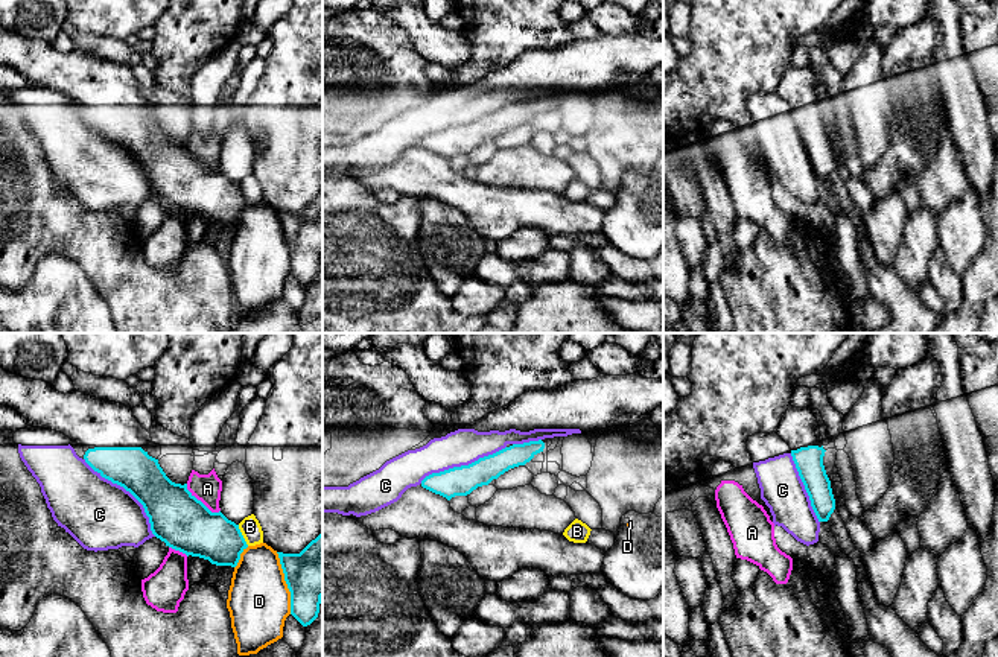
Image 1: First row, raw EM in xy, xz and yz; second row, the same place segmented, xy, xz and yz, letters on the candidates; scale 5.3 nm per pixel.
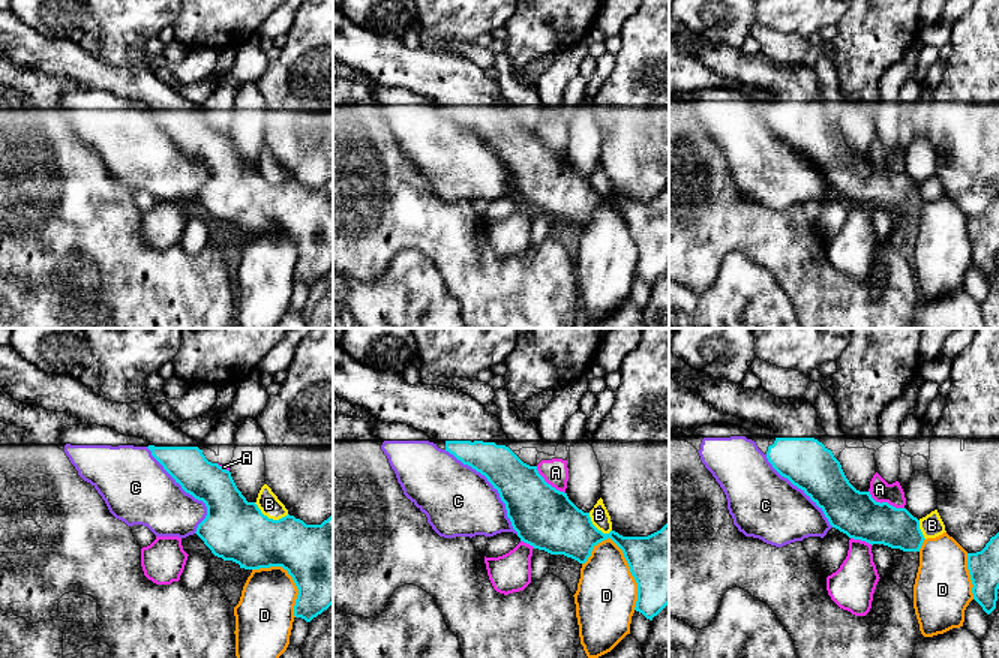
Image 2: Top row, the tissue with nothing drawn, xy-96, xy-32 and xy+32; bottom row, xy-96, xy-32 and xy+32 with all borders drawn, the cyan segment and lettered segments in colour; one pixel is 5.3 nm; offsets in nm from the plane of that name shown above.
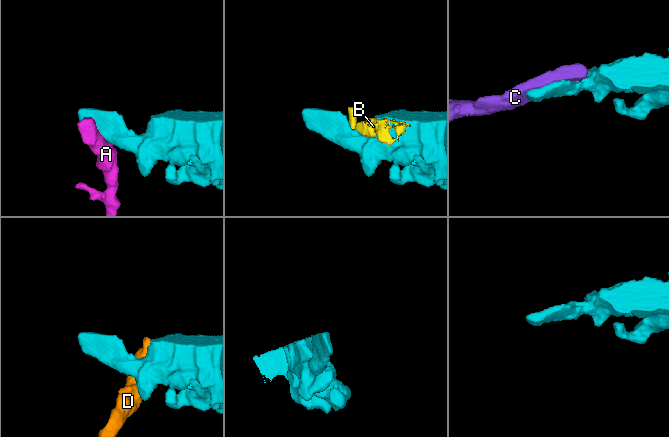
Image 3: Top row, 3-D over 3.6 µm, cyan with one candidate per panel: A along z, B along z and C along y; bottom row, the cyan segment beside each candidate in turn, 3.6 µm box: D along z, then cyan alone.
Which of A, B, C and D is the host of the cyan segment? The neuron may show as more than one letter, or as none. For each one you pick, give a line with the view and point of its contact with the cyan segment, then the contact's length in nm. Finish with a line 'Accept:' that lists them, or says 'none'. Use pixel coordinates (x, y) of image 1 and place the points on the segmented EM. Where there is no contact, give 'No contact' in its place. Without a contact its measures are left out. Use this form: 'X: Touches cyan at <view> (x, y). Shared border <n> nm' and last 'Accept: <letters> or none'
Accept: none

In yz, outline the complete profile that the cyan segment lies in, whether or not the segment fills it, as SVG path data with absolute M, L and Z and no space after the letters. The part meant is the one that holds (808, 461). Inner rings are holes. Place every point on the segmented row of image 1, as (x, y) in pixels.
M790 406L776 433L791 449L793 461L818 522L828 522L835 509L835 499L823 465L826 450L820 441L820 426L811 408Z

